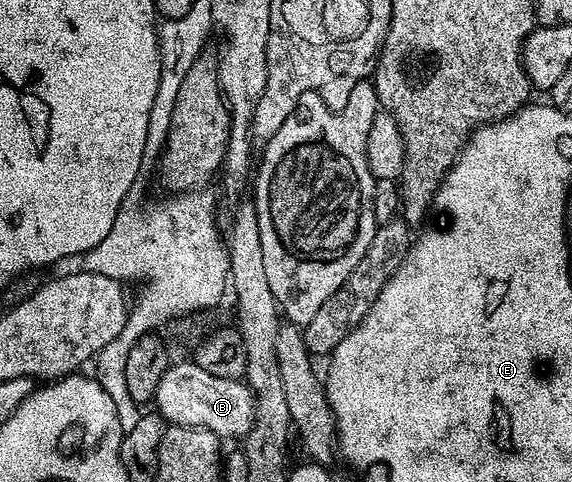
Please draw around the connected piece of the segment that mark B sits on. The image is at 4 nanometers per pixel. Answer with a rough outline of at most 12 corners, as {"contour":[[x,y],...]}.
{"contour":[[193,360],[168,365],[153,406],[170,425],[246,438],[255,395]]}

